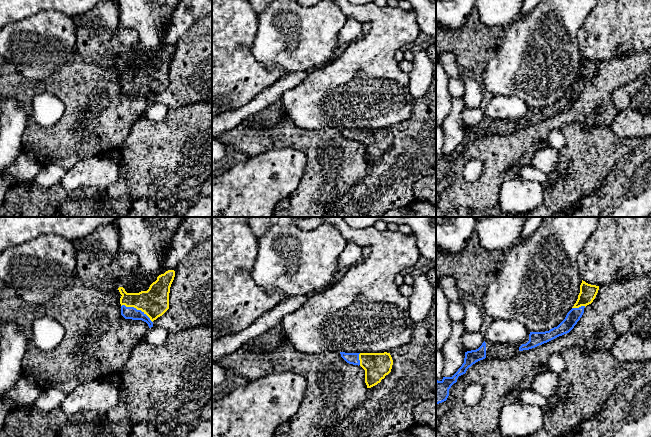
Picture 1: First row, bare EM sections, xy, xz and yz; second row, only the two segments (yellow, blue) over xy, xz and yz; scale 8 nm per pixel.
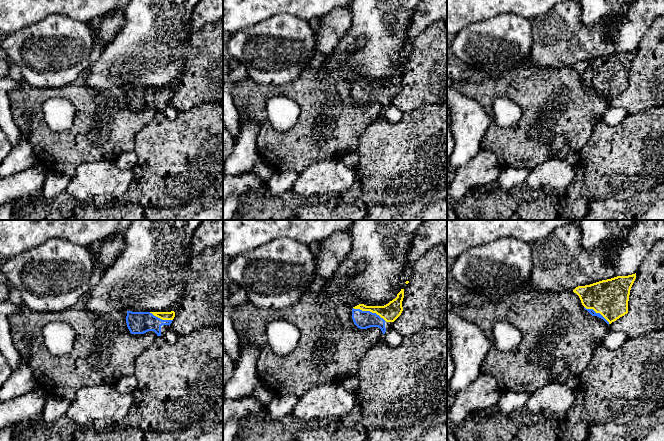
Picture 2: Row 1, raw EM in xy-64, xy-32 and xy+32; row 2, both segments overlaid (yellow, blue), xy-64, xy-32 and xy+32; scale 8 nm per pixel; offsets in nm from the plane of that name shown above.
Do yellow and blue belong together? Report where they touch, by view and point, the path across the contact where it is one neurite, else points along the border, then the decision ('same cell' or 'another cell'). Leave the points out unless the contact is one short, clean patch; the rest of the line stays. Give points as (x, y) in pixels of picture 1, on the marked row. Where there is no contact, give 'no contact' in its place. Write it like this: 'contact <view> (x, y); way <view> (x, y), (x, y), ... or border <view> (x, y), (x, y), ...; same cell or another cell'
contact xy (137, 309); way xy (154, 302), (137, 309), (132, 313); same cell

